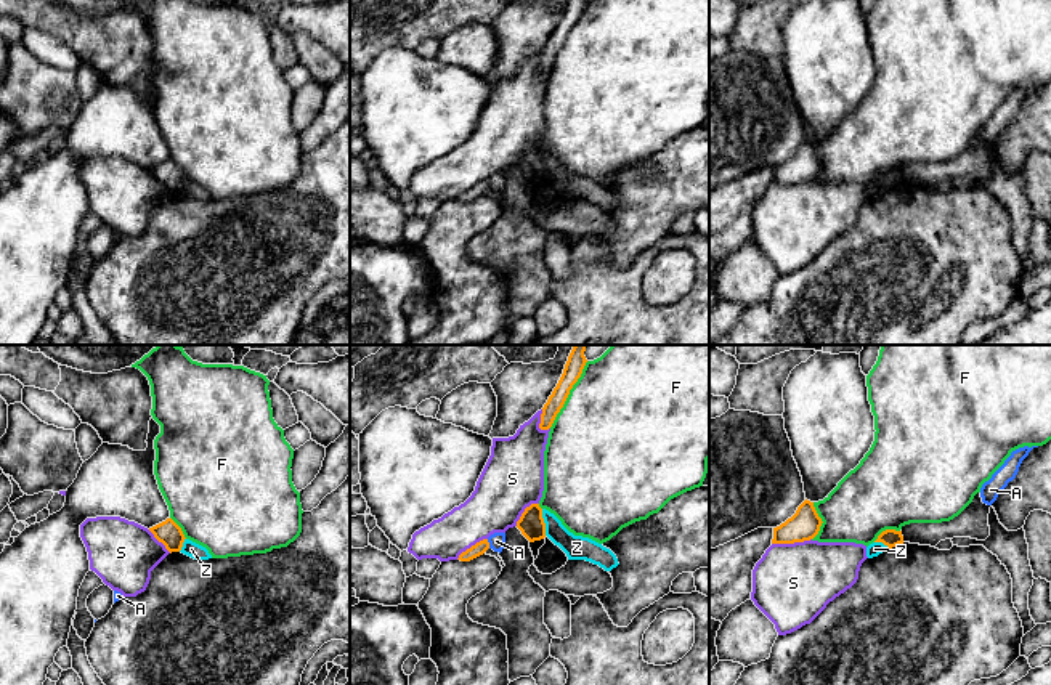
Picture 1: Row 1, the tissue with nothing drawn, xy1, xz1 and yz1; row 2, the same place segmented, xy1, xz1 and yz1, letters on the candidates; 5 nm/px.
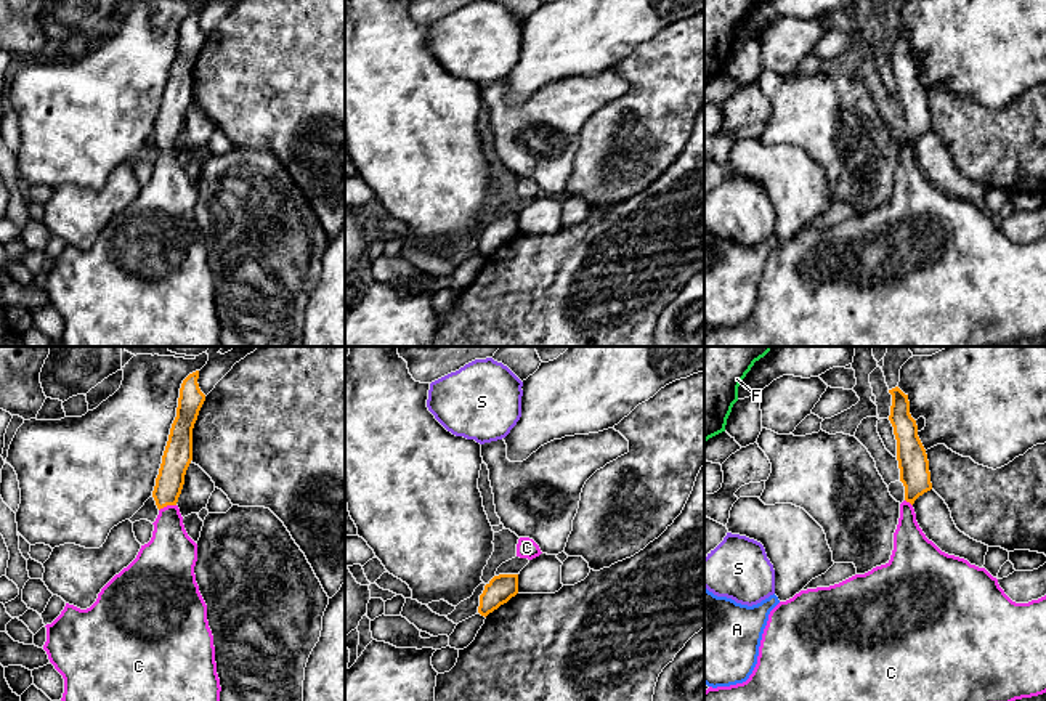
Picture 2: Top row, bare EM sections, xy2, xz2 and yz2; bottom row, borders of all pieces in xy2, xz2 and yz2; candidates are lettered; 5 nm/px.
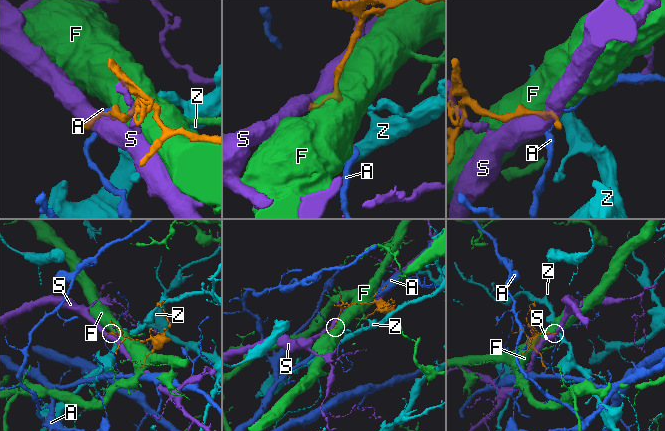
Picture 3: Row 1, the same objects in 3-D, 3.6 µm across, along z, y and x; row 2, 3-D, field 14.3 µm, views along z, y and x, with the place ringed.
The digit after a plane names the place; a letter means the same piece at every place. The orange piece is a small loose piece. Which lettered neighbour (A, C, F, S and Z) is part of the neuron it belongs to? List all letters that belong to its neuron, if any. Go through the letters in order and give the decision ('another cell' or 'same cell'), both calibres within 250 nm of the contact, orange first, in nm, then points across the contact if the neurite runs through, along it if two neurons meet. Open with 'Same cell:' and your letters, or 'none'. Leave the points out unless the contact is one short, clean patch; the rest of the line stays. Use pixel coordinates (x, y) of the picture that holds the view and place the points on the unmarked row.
Same cell: C
A: another cell; 70 nm thick on the orange side, 80 nm on the other; border along xz1 (486, 180), (490, 188)
C: same cell; 140 nm thick on the orange side, 260 nm on the other; runs through xy2 (177, 97), (167, 129), (167, 145), (170, 194)
F: another cell; 90 nm thick on the orange side, 500 nm on the other
S: another cell; 160 nm thick on the orange side, 400 nm on the other
Z: another cell; 130 nm thick on the orange side, 130 nm on the other; border along xz1 (541, 149), (546, 175)

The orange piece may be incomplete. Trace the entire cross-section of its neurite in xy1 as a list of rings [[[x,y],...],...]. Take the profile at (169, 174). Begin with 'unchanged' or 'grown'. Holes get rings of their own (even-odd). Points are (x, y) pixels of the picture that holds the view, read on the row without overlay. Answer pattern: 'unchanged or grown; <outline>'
unchanged; [[[172,159],[149,168],[149,172],[170,194],[180,193],[186,180],[181,168]]]

